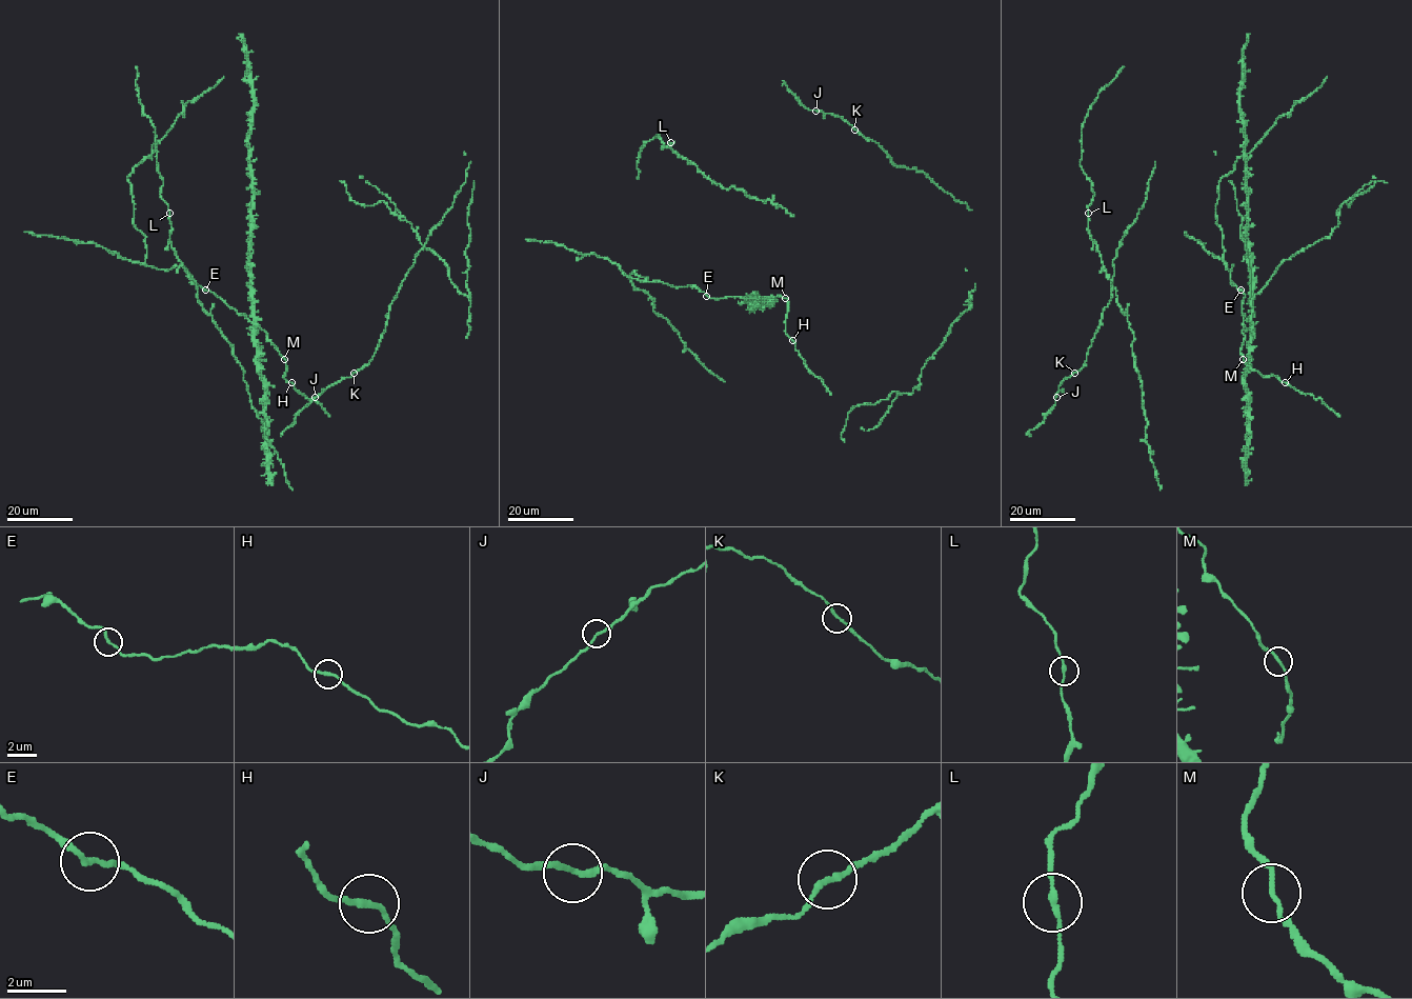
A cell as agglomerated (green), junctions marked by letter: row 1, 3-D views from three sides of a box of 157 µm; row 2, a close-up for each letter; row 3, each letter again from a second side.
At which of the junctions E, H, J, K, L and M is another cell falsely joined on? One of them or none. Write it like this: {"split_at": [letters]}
{"split_at": []}

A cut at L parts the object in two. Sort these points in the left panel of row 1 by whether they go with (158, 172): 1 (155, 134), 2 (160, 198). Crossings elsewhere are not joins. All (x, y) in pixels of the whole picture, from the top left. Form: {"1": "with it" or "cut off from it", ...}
{"1": "with it", "2": "with it"}

